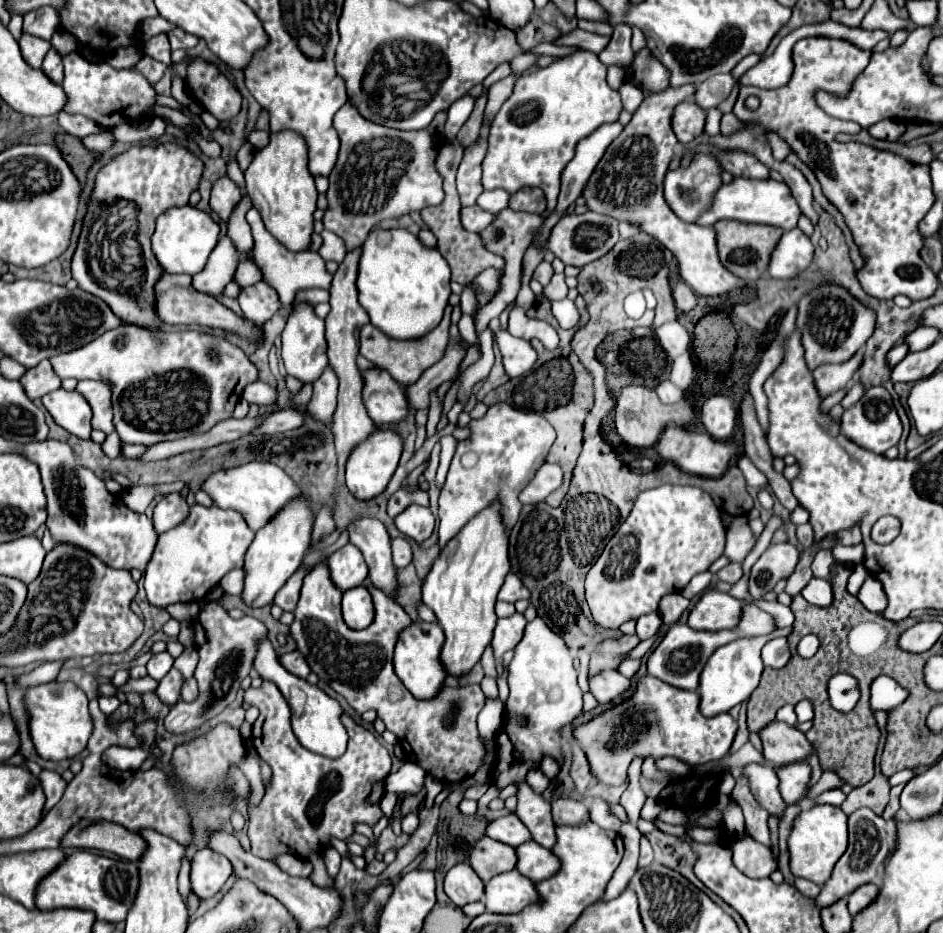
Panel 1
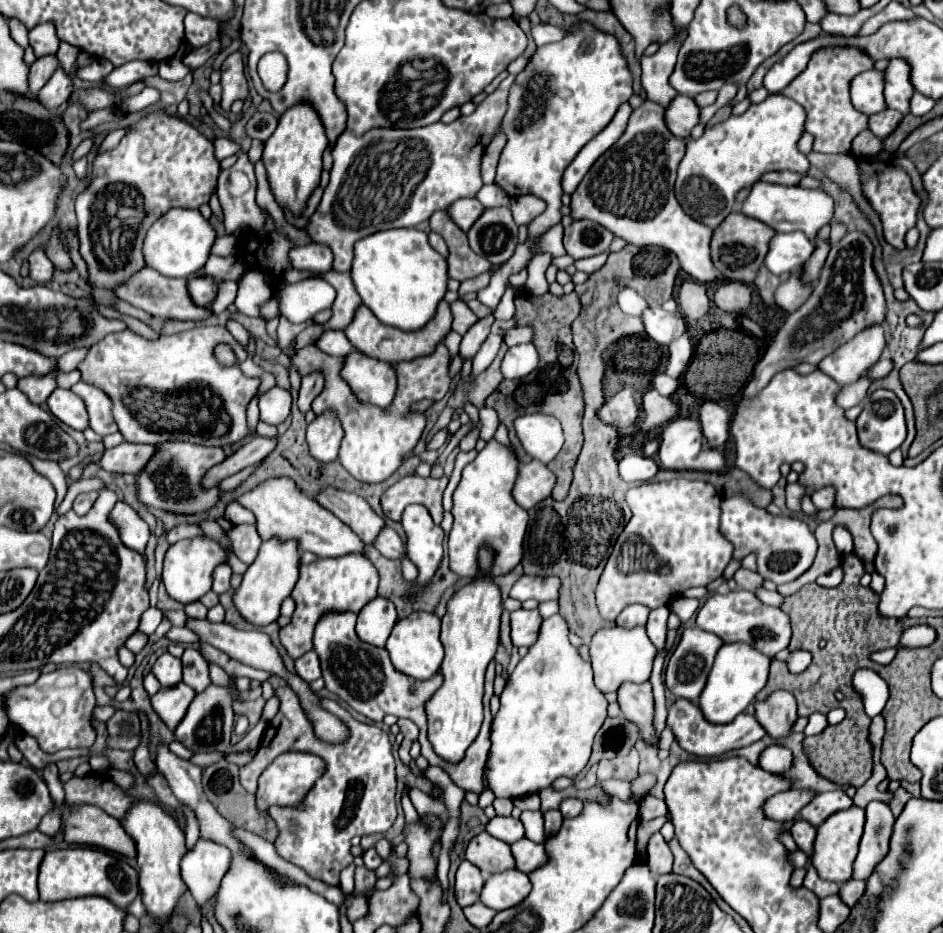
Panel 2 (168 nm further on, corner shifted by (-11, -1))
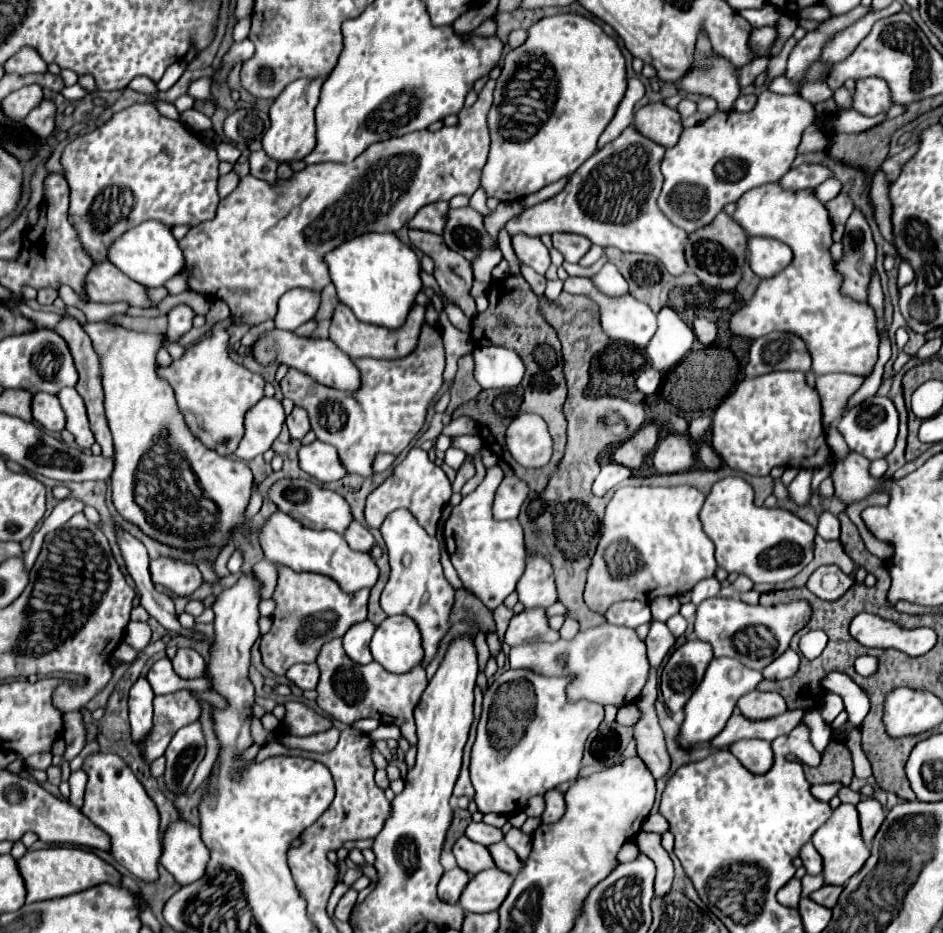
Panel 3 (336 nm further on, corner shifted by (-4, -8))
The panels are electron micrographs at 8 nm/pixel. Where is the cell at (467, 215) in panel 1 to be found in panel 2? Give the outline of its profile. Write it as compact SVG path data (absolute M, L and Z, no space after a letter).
M460 199L448 209L448 213L454 223L460 225L462 231L466 231L480 219L480 213L484 213L484 209L486 207L478 199Z

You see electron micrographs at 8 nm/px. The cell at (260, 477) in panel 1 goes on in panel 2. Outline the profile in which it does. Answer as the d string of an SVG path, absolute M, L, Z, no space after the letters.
M290 477L262 481L262 485L240 495L238 503L254 513L258 533L264 541L274 535L280 539L298 539L300 551L312 551L318 557L342 557L354 551L364 551L360 537L356 537L356 533L352 533L352 529L348 529L348 525L344 525L334 513L328 513L328 509L318 505L316 499L304 495L302 489L296 489L296 483Z

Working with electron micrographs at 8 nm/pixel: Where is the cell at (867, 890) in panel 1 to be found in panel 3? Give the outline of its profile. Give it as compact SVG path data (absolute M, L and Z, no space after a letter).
M823 884L819 890L815 890L811 894L811 900L815 900L817 904L825 906L825 908L833 908L837 904L837 898L841 894L843 886L831 886L831 884Z

